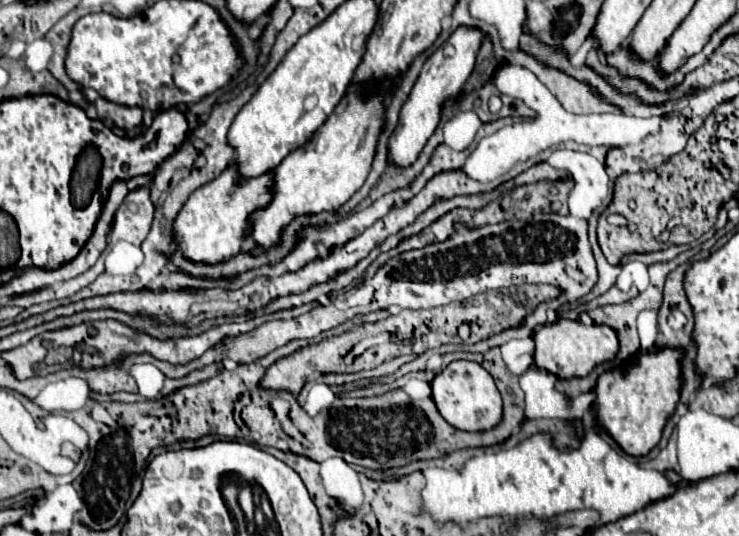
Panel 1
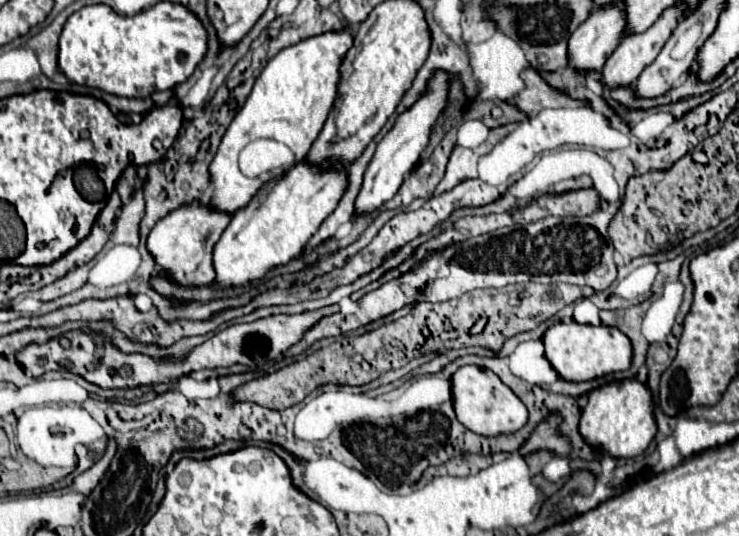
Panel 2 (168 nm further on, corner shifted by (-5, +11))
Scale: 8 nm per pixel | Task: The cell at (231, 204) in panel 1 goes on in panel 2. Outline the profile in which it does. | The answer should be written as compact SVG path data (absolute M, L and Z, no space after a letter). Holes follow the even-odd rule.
M202 204L178 208L178 212L170 212L170 216L164 216L152 228L146 240L146 248L166 278L178 282L184 288L206 286L214 280L214 268L210 260L212 248L218 242L218 236L222 236L230 218L232 216L218 216L218 212L206 212Z

